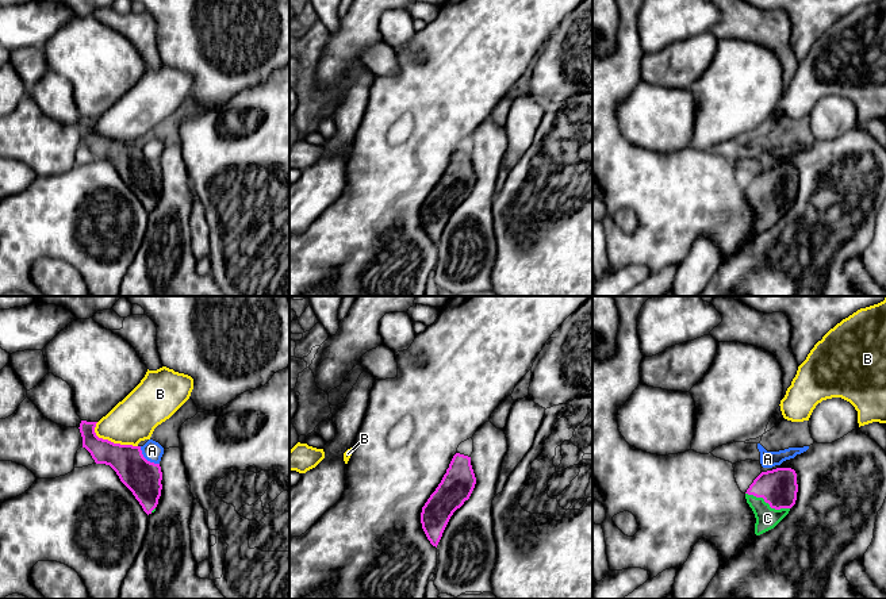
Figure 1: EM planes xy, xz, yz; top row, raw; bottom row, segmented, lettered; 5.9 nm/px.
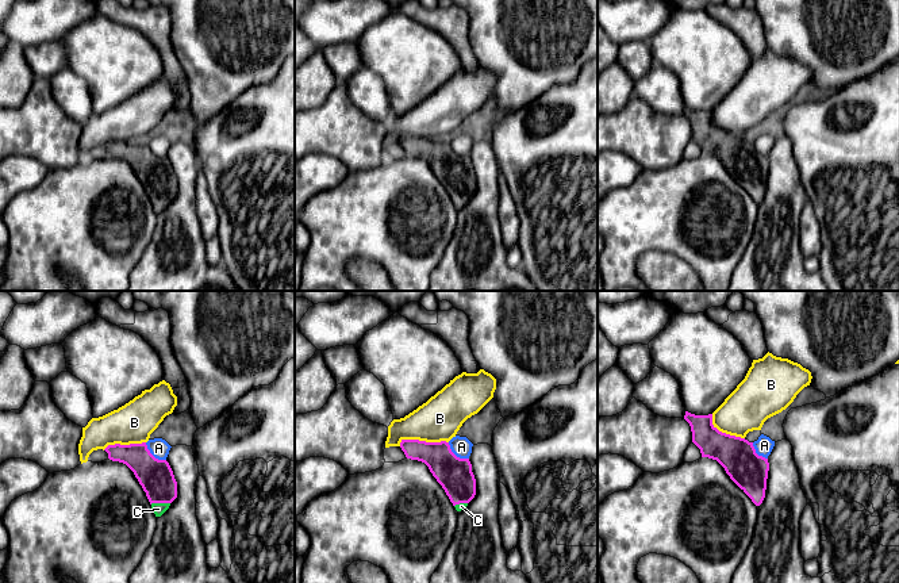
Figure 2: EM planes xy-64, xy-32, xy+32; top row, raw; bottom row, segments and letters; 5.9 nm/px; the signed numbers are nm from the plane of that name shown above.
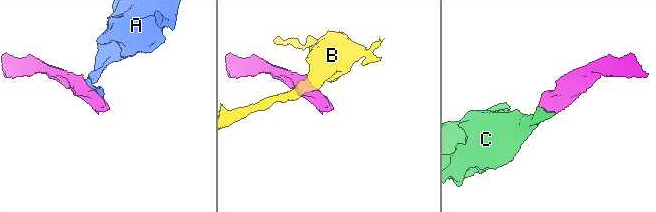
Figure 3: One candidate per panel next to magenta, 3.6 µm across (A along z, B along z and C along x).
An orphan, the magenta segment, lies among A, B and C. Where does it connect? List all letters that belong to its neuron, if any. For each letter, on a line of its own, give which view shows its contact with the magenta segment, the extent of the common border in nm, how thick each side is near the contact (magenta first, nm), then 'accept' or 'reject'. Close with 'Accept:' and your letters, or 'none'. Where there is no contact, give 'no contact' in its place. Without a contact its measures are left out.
A: xy | 160 nm | 220/120 nm | reject
B: xy | 300 nm | 200/260 nm | reject
C: yz | 280 nm | 220/140 nm | accept
Accept: C

